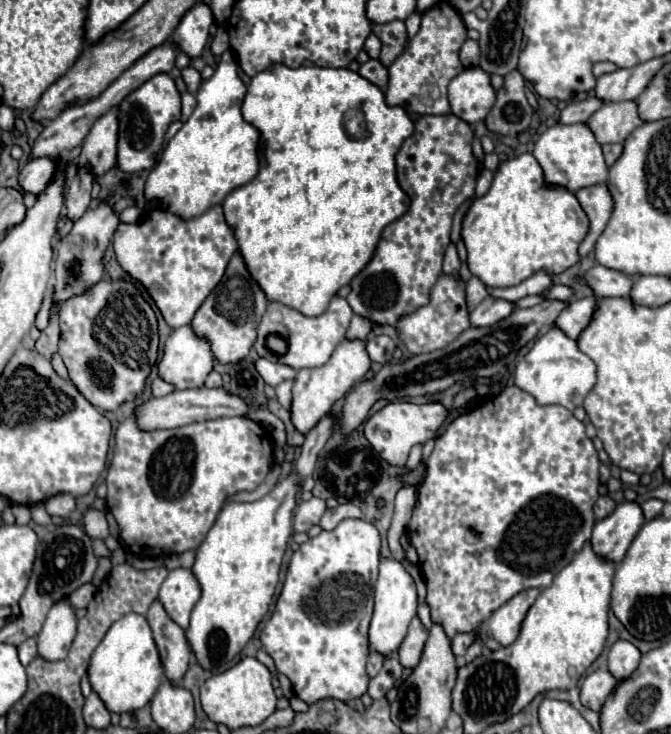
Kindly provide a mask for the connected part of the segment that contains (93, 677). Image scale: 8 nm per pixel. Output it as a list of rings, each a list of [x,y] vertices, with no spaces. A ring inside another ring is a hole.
[[[134,612],[122,616],[110,626],[104,640],[92,652],[88,664],[88,678],[92,690],[100,694],[104,706],[108,706],[108,710],[116,714],[144,708],[152,700],[154,692],[160,688],[162,676],[164,672],[152,640],[152,630],[146,618]]]

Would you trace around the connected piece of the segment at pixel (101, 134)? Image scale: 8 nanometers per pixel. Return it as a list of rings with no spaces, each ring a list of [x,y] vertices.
[[[112,108],[108,114],[96,120],[76,160],[78,170],[80,166],[84,166],[84,162],[92,162],[92,166],[96,166],[96,178],[100,178],[110,168],[116,166],[116,134],[118,134],[116,114],[118,114],[118,108]]]

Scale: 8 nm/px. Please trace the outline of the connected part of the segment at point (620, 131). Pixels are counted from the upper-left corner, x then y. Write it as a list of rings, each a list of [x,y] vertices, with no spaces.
[[[632,100],[604,104],[586,122],[586,126],[594,132],[600,144],[624,142],[626,136],[642,124],[644,122],[638,118],[638,112],[636,112],[636,102]]]

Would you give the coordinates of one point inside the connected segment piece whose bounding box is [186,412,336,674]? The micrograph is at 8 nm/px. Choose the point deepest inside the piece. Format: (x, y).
(237, 565)

